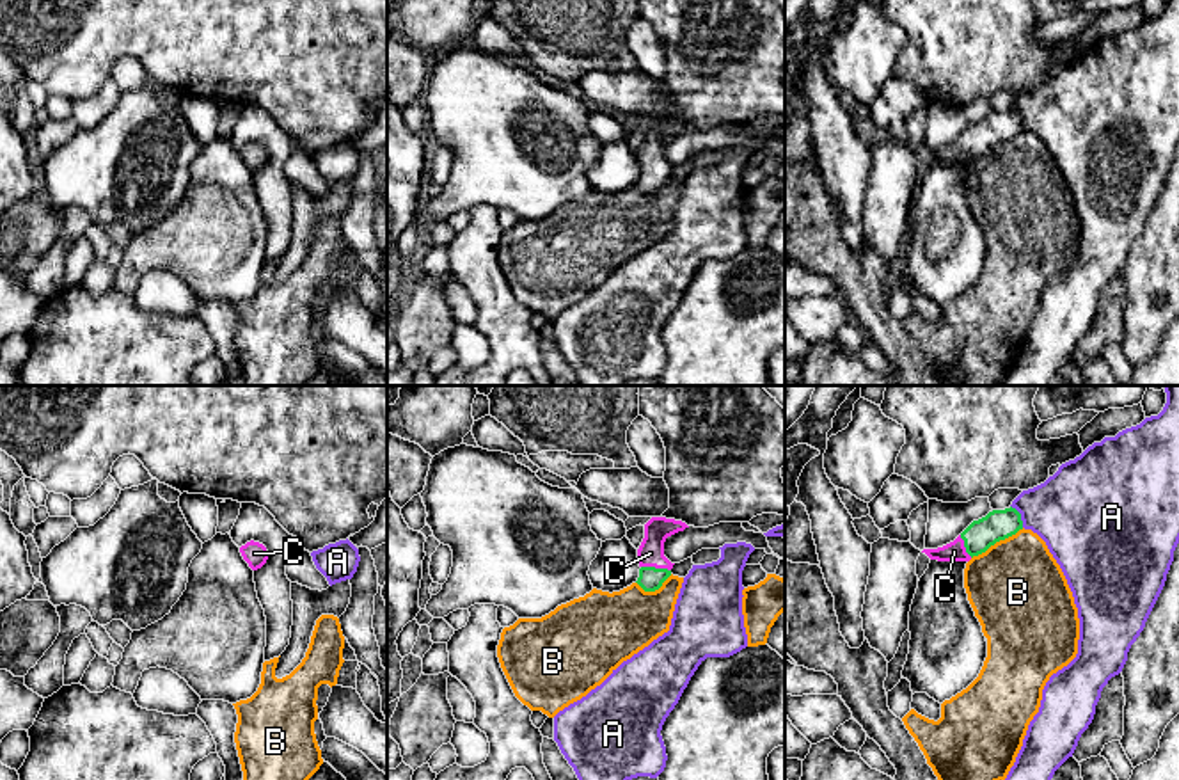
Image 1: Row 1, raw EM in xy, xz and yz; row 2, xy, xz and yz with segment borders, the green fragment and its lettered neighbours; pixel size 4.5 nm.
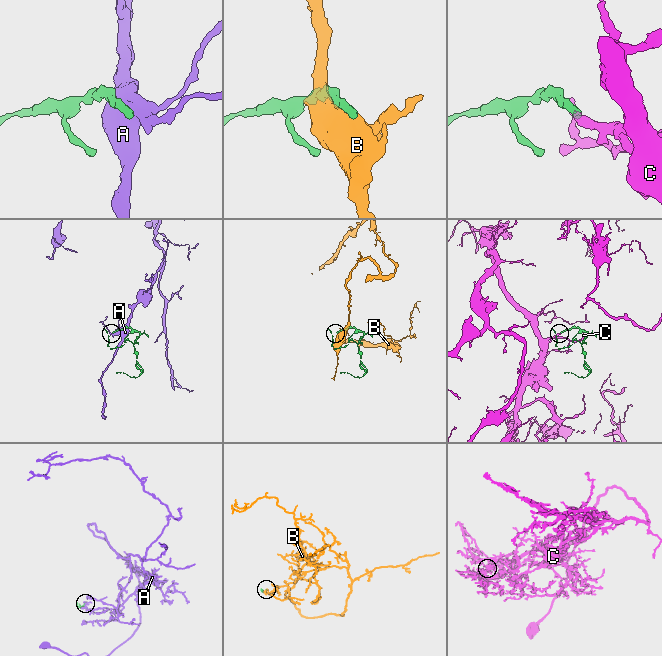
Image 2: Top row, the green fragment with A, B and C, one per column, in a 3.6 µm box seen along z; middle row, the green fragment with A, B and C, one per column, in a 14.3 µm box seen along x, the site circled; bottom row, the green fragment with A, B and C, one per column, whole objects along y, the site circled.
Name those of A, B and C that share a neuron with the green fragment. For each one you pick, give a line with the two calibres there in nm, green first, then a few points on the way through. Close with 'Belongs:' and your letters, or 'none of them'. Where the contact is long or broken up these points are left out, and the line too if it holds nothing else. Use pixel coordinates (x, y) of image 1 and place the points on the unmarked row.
C: 110 nm thick on the green side, 120 nm on the other; runs through xz (650, 180), (656, 171), (650, 155)
Belongs: C

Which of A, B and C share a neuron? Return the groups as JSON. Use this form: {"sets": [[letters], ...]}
{"sets": [["A"], ["B"], ["C"]]}

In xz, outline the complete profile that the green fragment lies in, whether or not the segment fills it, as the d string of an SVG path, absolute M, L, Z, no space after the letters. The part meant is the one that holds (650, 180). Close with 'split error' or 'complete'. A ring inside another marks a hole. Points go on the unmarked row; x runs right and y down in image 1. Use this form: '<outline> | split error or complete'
M652 119L645 126L645 140L637 151L641 171L636 183L645 194L659 192L671 178L675 165L664 158L664 144L685 130L689 130L685 124L666 119Z | split error

